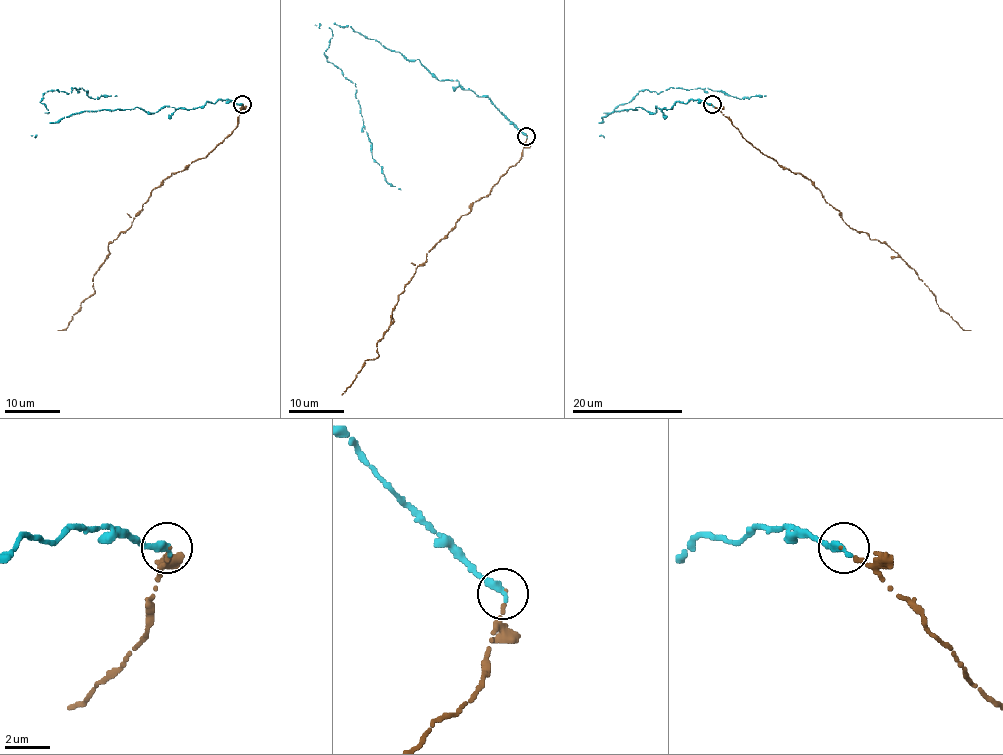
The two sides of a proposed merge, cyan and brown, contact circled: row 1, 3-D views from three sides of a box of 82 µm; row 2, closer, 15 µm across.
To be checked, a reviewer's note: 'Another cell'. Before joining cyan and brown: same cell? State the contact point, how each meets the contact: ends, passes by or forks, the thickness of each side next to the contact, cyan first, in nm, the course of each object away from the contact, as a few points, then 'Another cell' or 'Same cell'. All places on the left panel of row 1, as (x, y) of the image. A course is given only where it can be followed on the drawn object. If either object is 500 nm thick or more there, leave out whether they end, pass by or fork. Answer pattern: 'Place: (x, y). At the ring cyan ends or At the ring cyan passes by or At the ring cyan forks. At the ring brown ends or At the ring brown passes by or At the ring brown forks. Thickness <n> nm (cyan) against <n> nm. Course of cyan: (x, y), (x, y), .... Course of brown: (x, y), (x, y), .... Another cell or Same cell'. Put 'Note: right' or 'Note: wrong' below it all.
Place: (242, 104). At the ring cyan ends. At the ring brown ends. Thickness 400 nm (cyan) against 130 nm. Course of cyan: (242, 104), (82, 111), (50, 122), (40, 103), (57, 89), (116, 96). Course of brown: (243, 104), (238, 126), (204, 158), (151, 192), (131, 225), (108, 245), (93, 276), (94, 293), (58, 330). Another cell
Note: right

